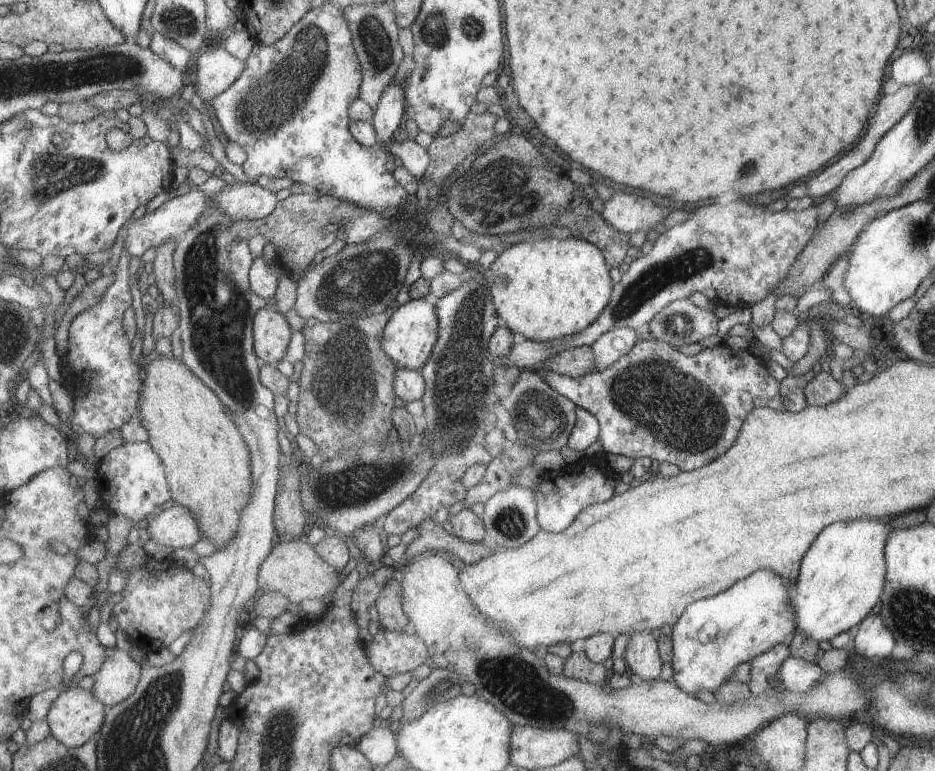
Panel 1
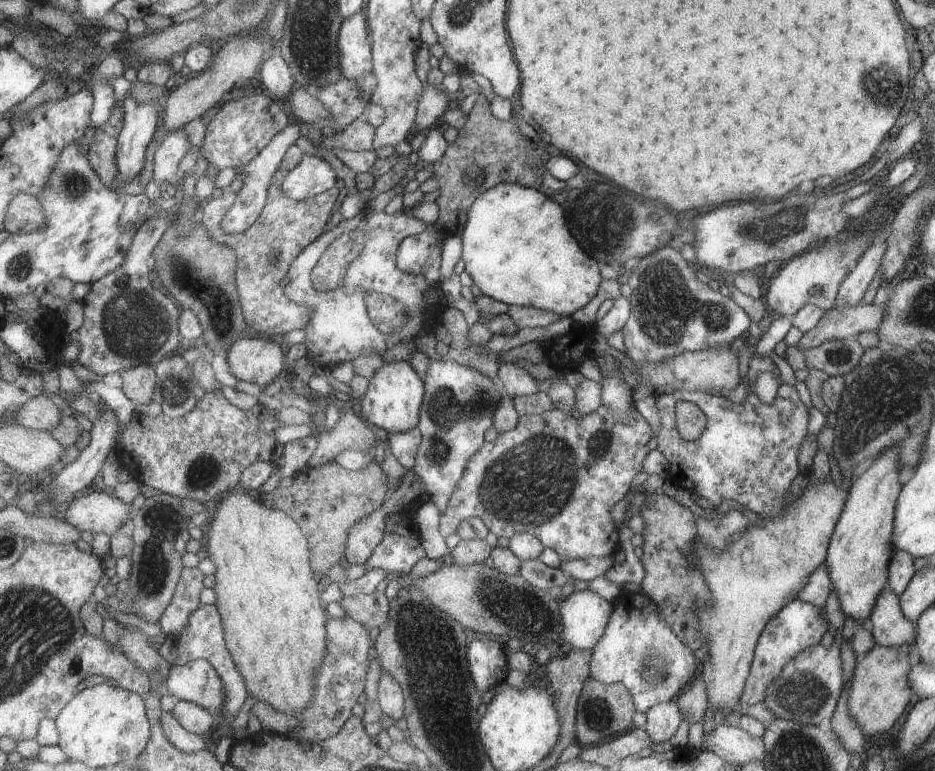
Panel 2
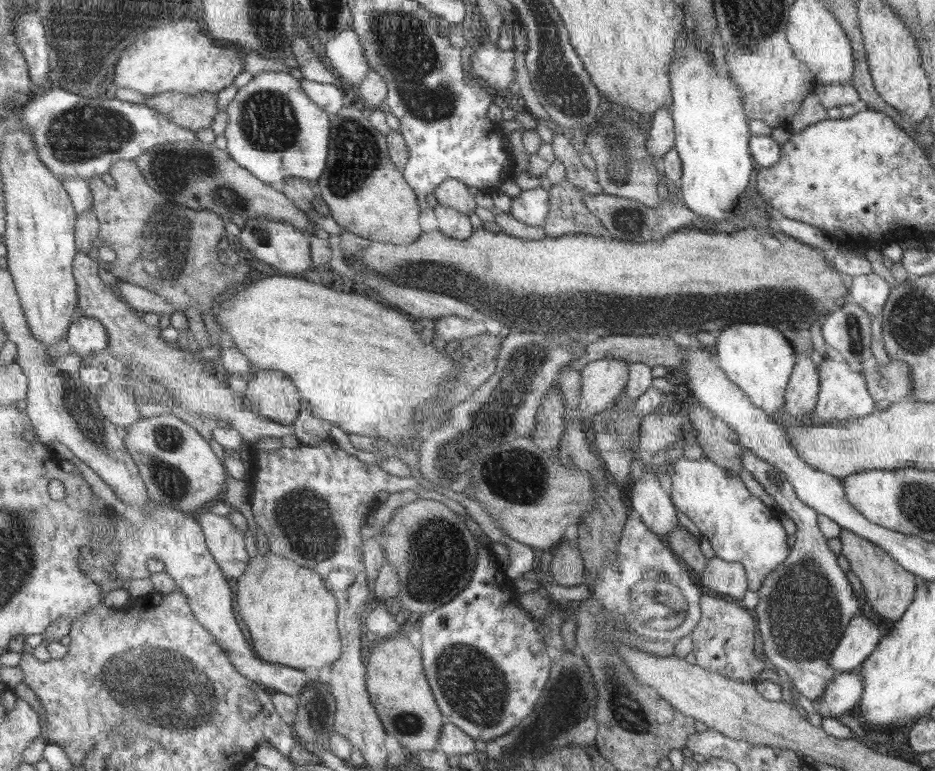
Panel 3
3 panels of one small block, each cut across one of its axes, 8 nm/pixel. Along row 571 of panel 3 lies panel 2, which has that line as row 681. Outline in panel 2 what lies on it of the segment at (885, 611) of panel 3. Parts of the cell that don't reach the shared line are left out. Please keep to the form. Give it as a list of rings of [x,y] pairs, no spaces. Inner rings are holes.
[[[877,646],[855,662],[847,692],[847,710],[863,736],[875,736],[889,730],[903,714],[905,706],[911,702],[913,692],[907,684],[907,672],[911,668],[907,654],[911,654],[909,646],[901,646],[901,648]]]

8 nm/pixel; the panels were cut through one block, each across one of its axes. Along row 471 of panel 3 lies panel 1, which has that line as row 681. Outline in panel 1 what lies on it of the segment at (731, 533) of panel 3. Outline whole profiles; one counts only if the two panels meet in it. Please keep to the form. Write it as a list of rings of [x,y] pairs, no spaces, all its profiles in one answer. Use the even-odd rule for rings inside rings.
[[[757,570],[743,578],[743,582],[735,582],[725,592],[693,602],[681,620],[673,626],[673,642],[675,642],[675,678],[685,692],[693,694],[701,688],[707,688],[715,694],[725,682],[733,676],[733,666],[747,662],[755,656],[769,652],[773,646],[783,644],[783,638],[793,632],[793,610],[791,610],[791,586],[789,582],[771,572]]]

